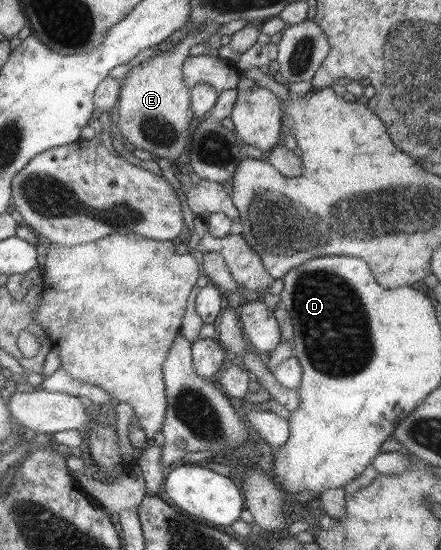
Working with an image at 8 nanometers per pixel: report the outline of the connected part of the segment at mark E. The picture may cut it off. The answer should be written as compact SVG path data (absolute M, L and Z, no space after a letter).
M206 23L197 26L202 32L188 32L177 41L175 48L156 55L147 62L141 61L129 69L121 79L118 93L117 123L114 130L129 144L147 150L152 156L169 161L180 156L189 143L187 128L191 123L190 89L185 87L182 77L182 62L188 56L189 48L198 42L205 42L218 32L221 25Z

